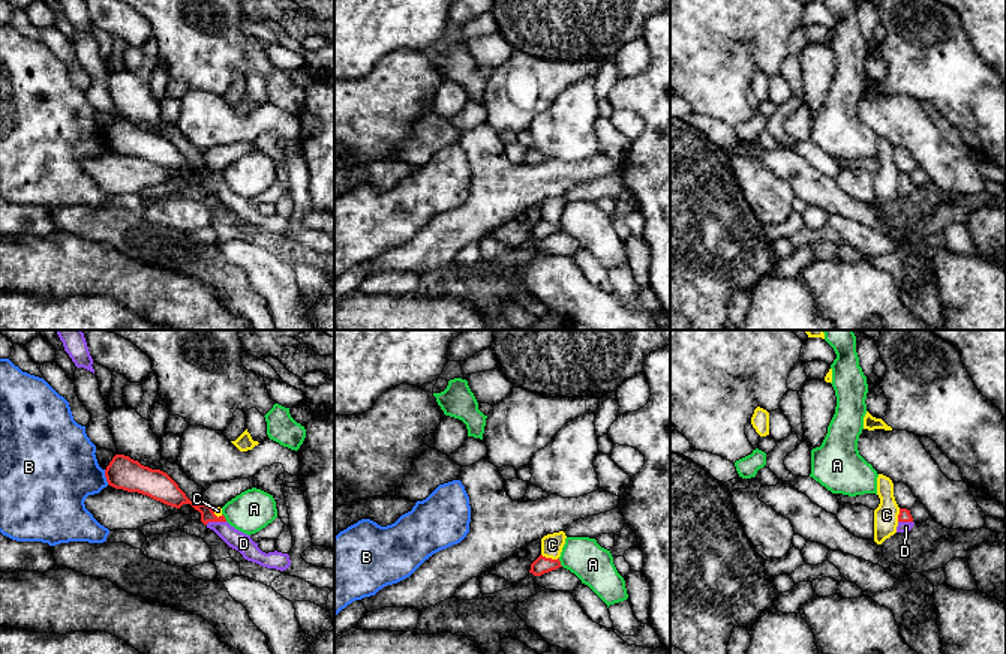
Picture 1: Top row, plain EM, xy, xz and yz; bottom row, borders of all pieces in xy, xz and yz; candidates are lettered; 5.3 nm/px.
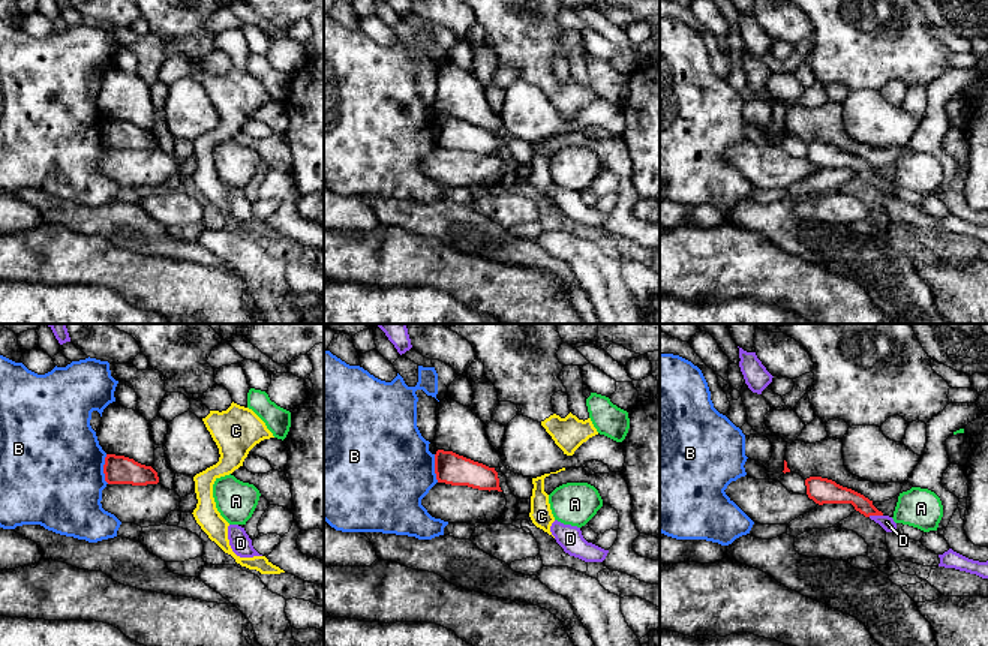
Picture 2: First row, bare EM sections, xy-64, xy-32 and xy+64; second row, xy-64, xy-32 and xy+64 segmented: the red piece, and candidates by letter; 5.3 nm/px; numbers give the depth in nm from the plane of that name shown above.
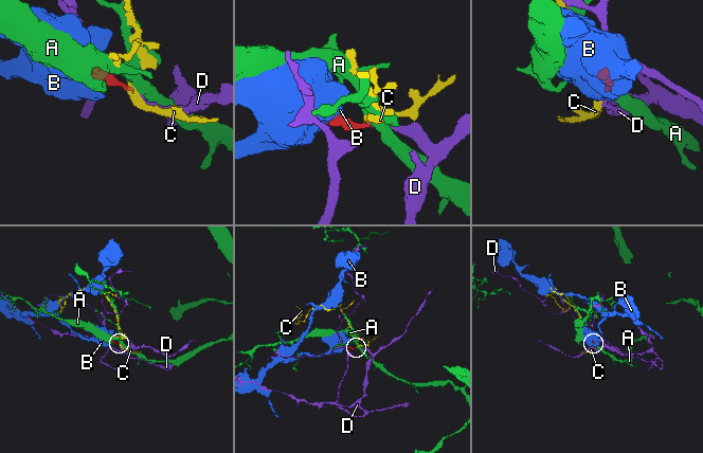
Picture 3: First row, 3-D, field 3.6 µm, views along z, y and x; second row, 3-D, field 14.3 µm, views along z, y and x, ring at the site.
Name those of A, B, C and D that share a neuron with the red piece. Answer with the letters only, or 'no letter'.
D

